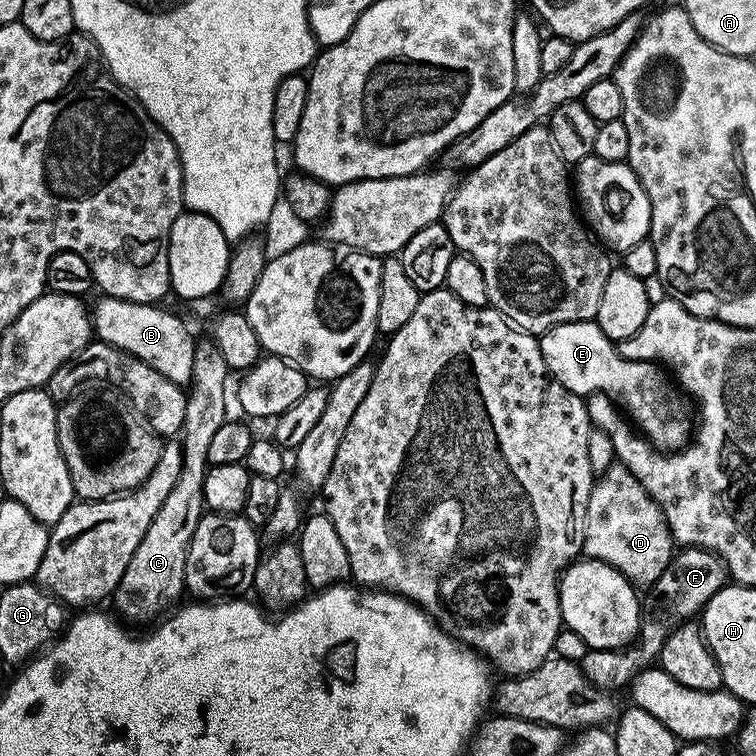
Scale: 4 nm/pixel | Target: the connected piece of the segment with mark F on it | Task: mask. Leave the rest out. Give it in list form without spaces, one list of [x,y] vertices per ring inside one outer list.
[[[681,547],[675,553],[666,566],[662,578],[651,585],[641,599],[641,615],[639,634],[636,644],[623,649],[596,648],[587,649],[583,658],[579,659],[579,665],[589,681],[599,688],[616,692],[617,689],[627,687],[633,677],[642,668],[651,667],[658,659],[666,638],[672,633],[672,629],[679,628],[692,615],[699,613],[705,604],[718,594],[729,583],[728,568],[724,565],[724,559],[716,552],[705,548]]]

